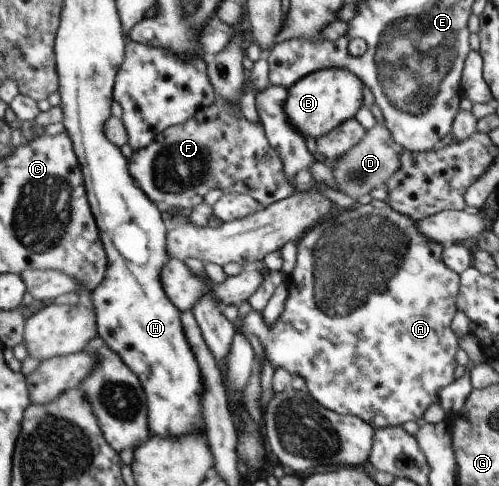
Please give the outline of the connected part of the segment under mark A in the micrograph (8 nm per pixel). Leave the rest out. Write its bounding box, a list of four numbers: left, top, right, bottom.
[239,199,460,429]

